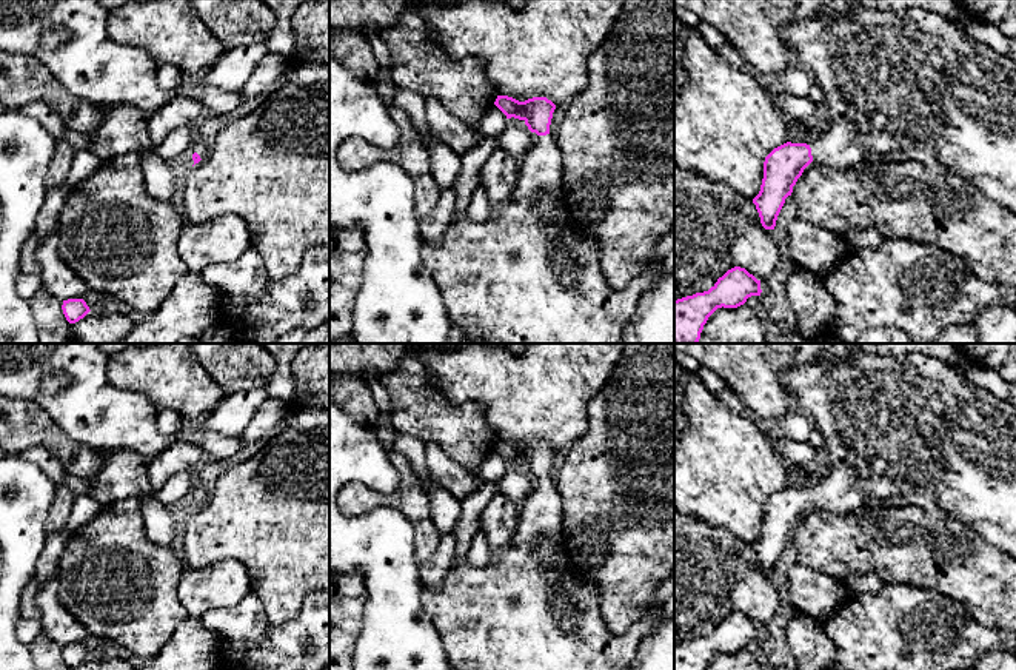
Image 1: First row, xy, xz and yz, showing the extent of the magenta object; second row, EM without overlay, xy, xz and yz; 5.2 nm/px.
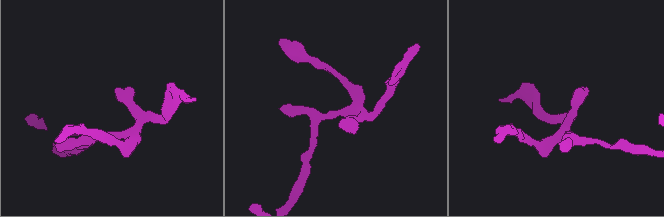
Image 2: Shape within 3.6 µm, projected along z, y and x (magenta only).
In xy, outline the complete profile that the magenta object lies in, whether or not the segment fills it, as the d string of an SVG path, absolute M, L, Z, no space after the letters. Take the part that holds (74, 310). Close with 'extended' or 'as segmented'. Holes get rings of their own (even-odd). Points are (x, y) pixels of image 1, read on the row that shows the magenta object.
M83 299L63 300L62 310L69 323L79 322L91 311Z | as segmented

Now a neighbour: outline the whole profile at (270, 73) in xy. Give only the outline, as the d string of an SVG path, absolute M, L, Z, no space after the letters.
M268 52L256 71L251 74L246 85L240 89L243 103L249 103L256 99L262 99L277 88L285 77L291 62L279 54Z

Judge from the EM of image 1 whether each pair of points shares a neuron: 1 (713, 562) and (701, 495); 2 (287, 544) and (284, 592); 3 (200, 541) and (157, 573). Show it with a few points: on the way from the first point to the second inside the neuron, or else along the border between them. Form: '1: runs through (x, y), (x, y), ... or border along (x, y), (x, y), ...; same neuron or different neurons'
1: border along (690, 515), (724, 527), (738, 538); different neurons
2: runs through (287, 556), (284, 579); same neuron
3: border along (182, 559), (187, 567); different neurons

